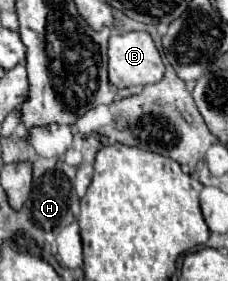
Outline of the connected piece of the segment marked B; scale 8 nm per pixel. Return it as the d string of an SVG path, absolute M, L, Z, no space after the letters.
M125 32L125 34L111 34L109 38L109 82L115 88L127 86L147 86L161 80L165 72L165 64L161 54L147 32Z

